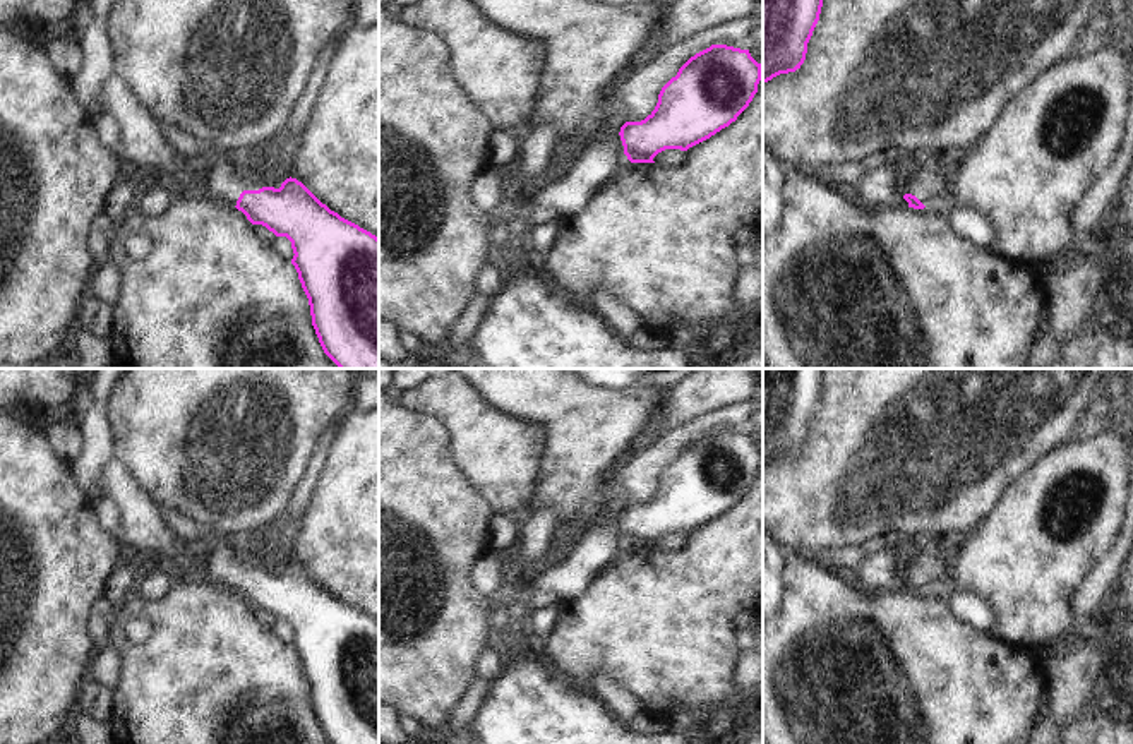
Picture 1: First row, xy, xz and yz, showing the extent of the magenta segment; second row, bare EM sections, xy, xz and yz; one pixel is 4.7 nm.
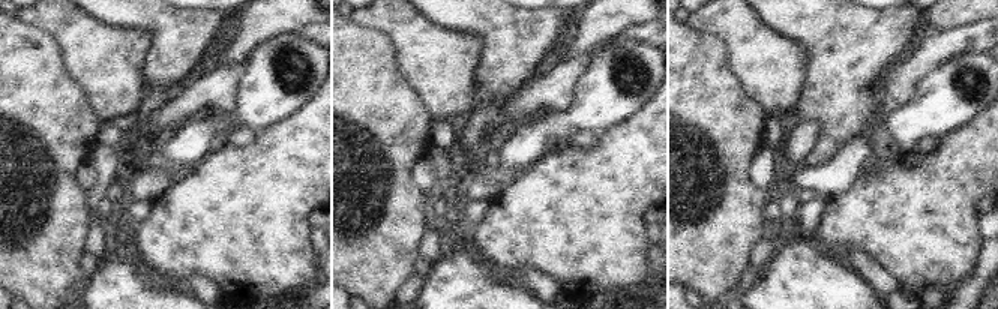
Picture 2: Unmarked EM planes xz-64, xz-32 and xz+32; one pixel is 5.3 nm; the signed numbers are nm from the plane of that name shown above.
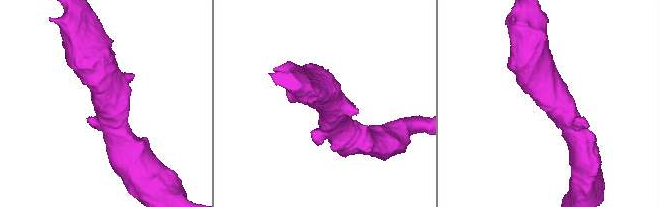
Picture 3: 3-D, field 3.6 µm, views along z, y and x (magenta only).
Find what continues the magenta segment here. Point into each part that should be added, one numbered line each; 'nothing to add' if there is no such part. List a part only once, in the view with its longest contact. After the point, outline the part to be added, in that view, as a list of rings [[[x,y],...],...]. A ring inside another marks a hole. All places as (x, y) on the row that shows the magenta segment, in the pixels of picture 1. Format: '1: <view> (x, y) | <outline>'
1: xz (600, 162) | [[[619,134],[600,139],[572,158],[564,175],[552,185],[530,183],[526,202],[554,207],[569,206],[571,214],[574,214],[588,204],[598,189],[619,177],[629,163]]]

